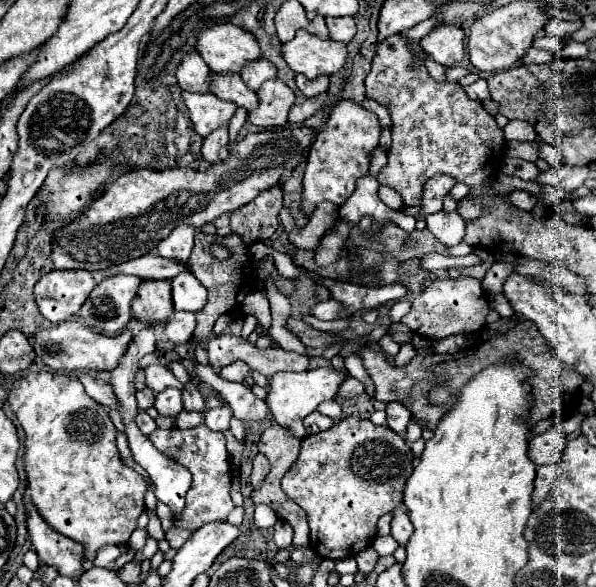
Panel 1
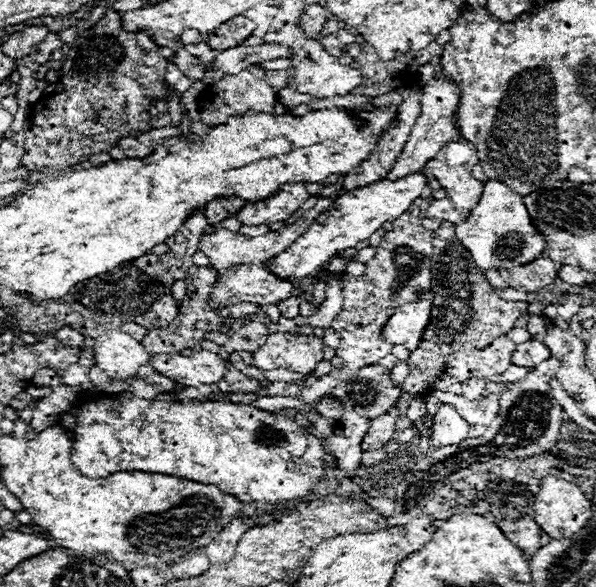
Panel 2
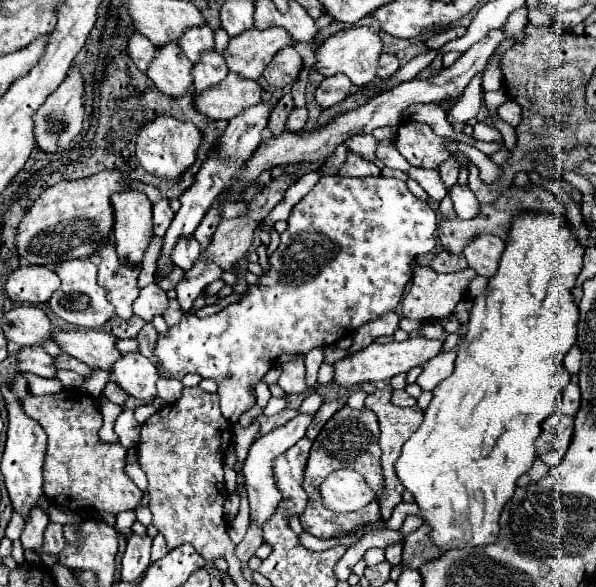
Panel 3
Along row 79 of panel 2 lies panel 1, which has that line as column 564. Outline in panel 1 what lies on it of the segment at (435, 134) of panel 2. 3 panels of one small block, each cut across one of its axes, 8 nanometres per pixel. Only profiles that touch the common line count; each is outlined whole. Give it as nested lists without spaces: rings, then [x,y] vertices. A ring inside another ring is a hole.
[[[552,426],[544,434],[532,438],[528,442],[528,458],[532,458],[534,464],[554,464],[560,462],[566,448],[566,436],[562,428]]]

